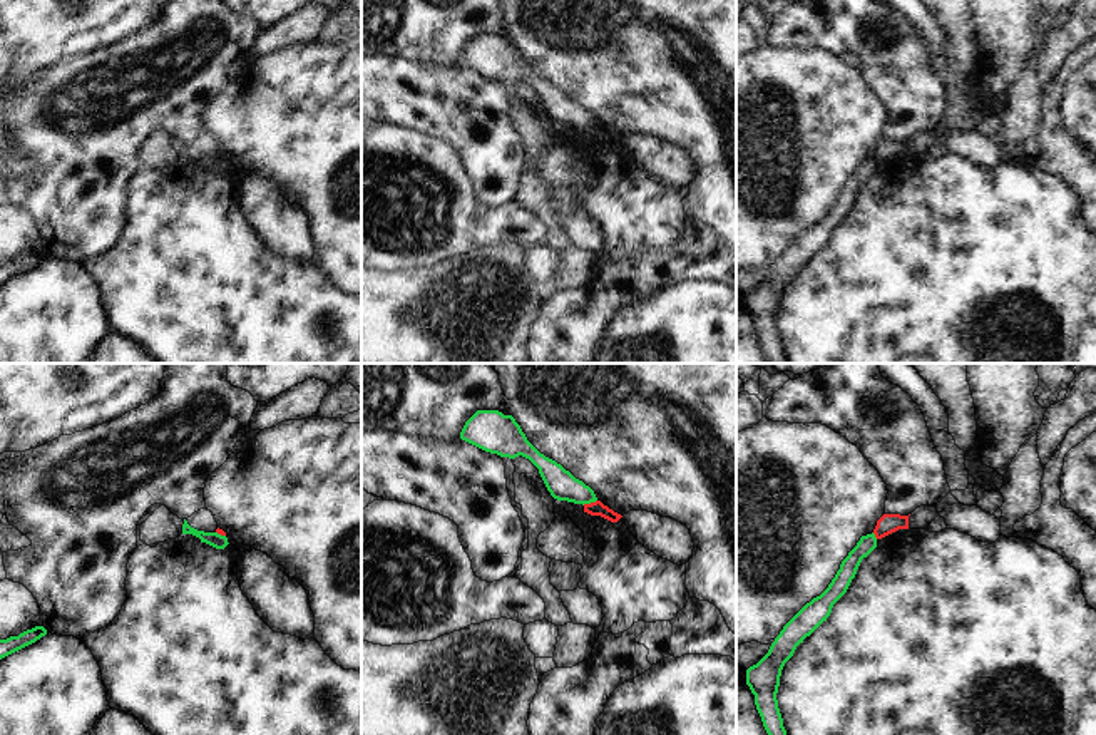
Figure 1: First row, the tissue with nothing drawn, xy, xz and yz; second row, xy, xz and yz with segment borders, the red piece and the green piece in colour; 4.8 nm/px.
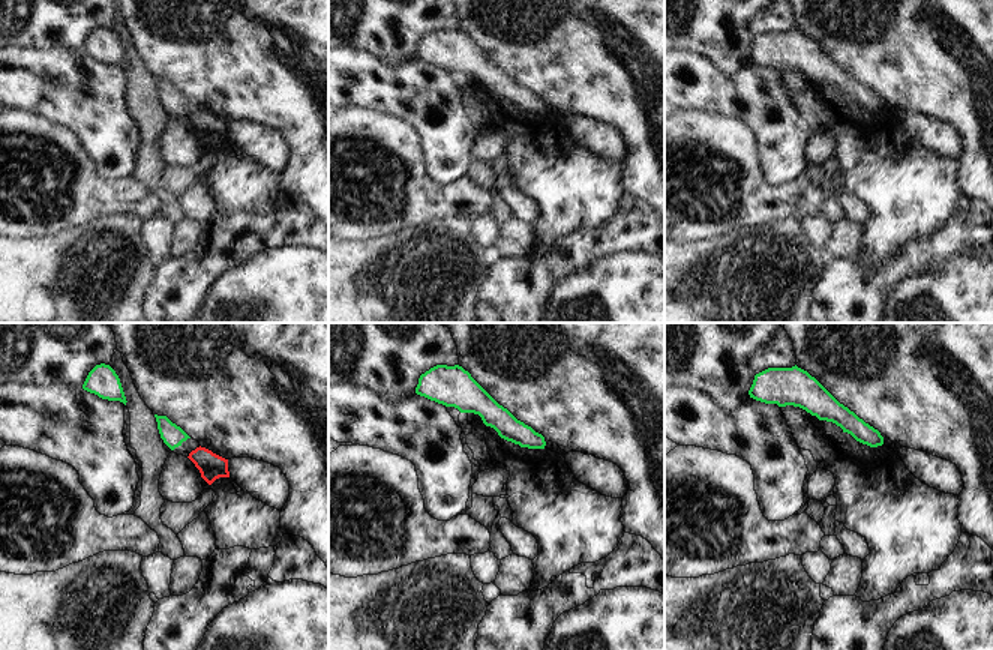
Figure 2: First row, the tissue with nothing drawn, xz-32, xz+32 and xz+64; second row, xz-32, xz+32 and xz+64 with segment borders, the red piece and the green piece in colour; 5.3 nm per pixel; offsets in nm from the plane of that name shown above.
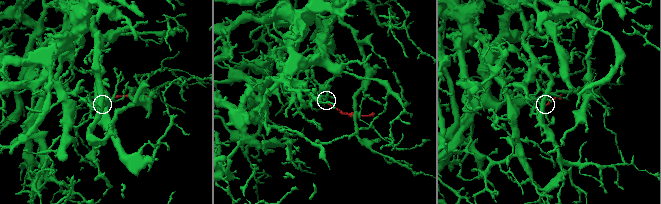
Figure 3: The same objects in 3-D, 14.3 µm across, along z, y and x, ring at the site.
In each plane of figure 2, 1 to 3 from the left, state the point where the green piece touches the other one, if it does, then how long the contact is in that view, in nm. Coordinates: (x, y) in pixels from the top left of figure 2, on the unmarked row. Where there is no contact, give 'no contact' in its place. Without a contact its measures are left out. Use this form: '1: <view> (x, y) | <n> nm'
1: no contact
2: no contact
3: no contact

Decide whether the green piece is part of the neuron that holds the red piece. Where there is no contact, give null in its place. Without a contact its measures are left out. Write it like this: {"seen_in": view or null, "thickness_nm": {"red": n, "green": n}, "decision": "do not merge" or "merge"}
{"seen_in": "xz", "thickness_nm": {"red": 70, "green": 140}, "decision": "do not merge"}

